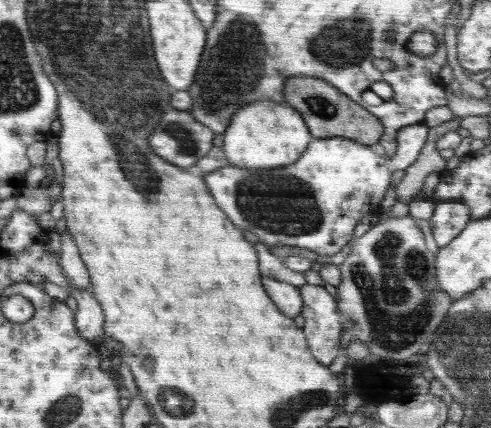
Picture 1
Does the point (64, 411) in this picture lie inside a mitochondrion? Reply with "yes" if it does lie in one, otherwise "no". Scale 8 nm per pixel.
yes

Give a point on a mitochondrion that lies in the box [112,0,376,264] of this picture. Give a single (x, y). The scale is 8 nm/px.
(228, 76)

